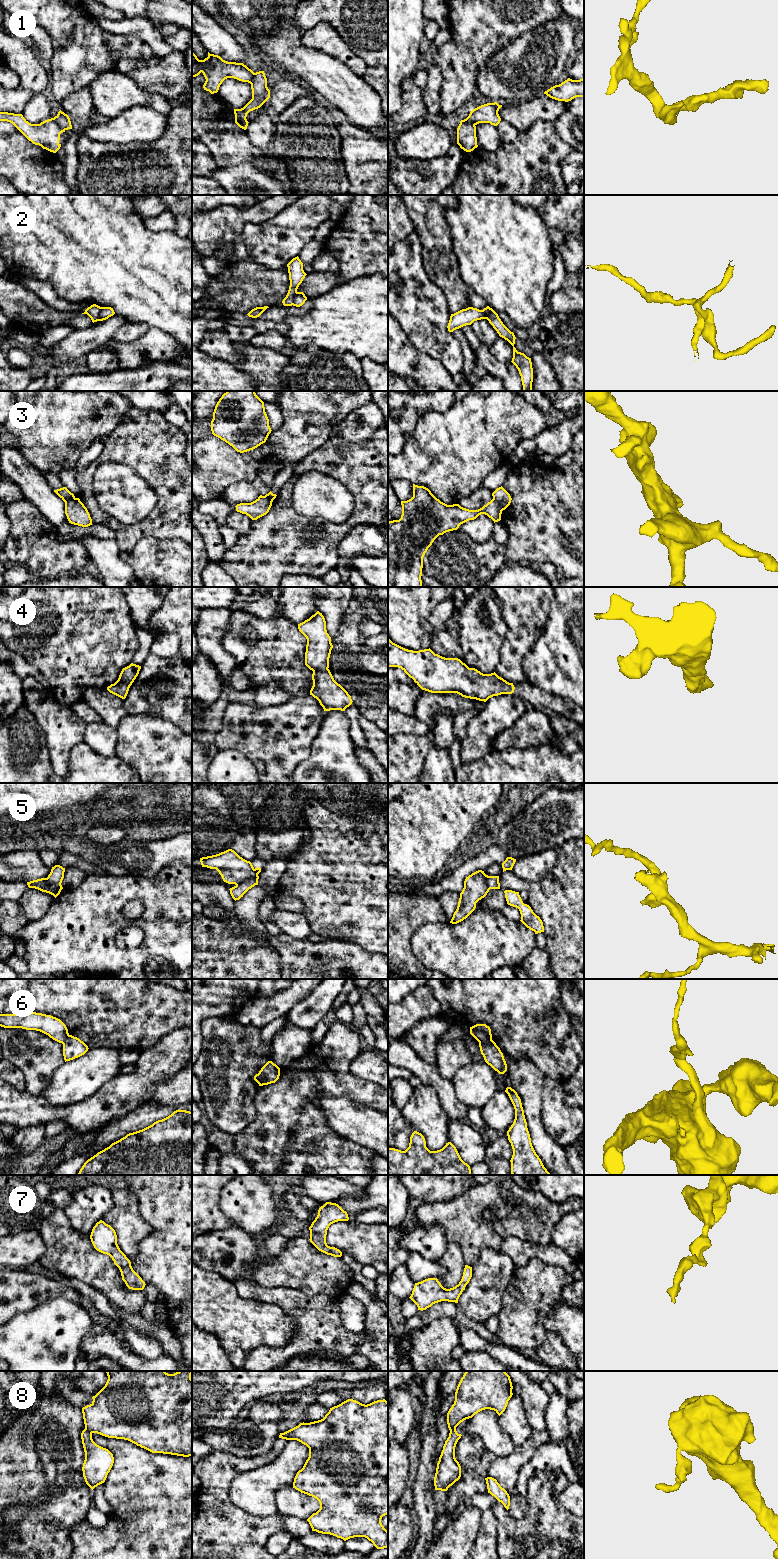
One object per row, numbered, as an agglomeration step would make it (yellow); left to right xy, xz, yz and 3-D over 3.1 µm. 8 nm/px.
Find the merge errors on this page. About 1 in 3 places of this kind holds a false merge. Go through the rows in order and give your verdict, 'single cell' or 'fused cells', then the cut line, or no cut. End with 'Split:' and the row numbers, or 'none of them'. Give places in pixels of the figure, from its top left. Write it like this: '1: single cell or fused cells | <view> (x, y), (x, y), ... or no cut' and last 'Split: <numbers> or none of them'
1: fused cells | xy (53, 118), (65, 129)
2: fused cells | xy (100, 307), (100, 315), (97, 320)
3: fused cells | yz (493, 498), (502, 510)
4: single cell | no cut
5: fused cells | xz (255, 869), (255, 873), (252, 876), (236, 885)
6: fused cells | yz (491, 1039), (478, 1041)
7: single cell | no cut
8: fused cells | xy (85, 1428), (91, 1433)
Split: 1, 2, 3, 5, 6, 8

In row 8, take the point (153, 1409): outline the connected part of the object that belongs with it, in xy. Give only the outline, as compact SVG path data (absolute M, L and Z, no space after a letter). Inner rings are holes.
M106 1371L106 1373L108 1380L105 1386L92 1397L93 1401L90 1405L82 1408L85 1429L108 1438L128 1440L152 1453L192 1456L192 1371L178 1371L174 1374L165 1371Z

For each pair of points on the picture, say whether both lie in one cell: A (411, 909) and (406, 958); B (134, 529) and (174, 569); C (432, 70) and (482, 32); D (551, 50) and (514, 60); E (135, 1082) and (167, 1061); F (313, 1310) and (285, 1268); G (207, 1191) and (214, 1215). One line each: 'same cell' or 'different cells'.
A: same cell
B: different cells
C: different cells
D: same cell
E: same cell
F: different cells
G: same cell

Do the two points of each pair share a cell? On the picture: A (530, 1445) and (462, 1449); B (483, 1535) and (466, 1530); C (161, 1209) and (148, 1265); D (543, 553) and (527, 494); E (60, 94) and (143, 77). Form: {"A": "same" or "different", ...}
{"A": "same", "B": "different", "C": "same", "D": "same", "E": "different"}

